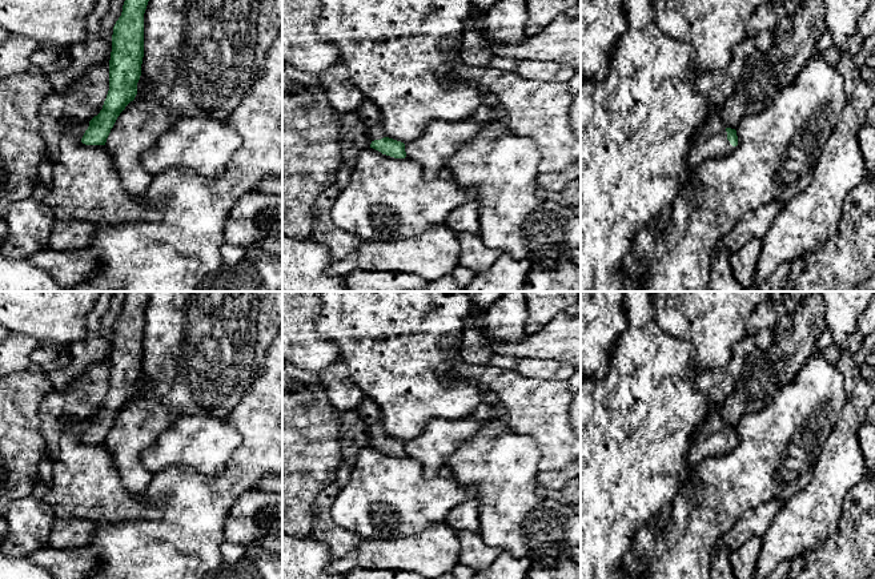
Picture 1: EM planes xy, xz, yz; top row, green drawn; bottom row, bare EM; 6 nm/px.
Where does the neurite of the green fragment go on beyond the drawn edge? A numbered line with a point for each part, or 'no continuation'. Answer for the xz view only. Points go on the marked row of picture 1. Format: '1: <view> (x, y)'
1: xz (369, 115)

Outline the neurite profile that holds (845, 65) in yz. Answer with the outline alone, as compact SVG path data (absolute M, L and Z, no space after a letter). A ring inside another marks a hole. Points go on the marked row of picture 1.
M842 52L840 57L835 63L835 68L843 77L844 91L850 97L854 91L854 71L855 71L854 56L850 56L848 53Z

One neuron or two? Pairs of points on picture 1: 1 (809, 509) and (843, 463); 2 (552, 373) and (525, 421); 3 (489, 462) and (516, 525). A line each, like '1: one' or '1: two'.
1: one
2: two
3: one

